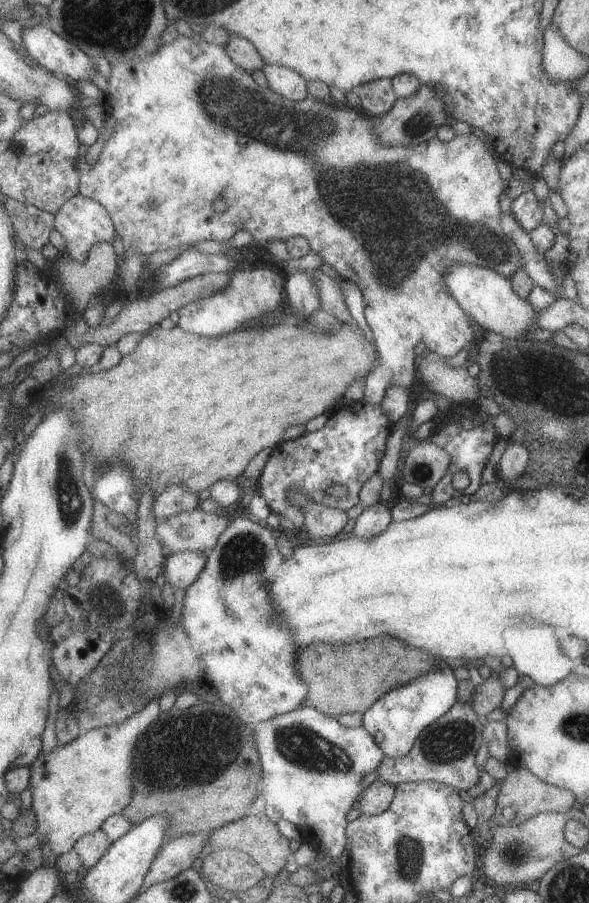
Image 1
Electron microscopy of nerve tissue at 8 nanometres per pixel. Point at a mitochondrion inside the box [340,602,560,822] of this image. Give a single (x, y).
(441, 743)

